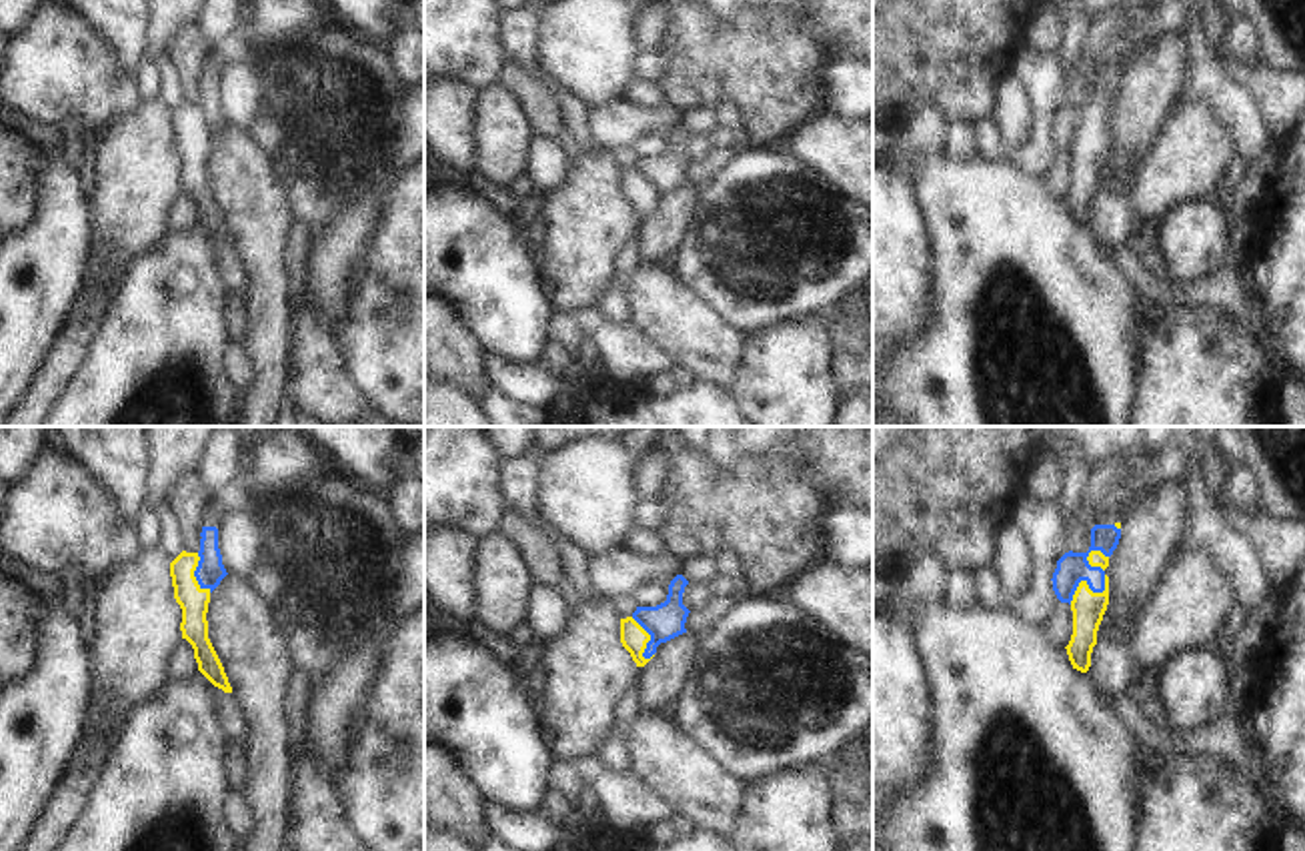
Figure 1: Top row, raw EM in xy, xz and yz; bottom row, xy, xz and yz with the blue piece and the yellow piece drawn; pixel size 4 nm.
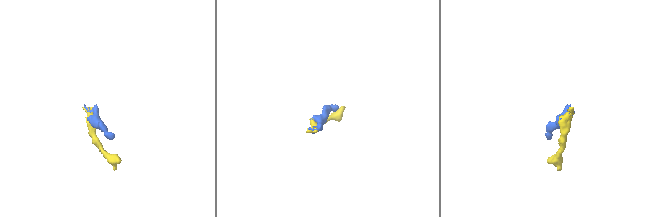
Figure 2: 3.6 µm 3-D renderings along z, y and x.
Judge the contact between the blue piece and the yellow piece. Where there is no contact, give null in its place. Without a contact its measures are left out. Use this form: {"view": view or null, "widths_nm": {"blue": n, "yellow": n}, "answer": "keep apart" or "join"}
{"view": "yz", "widths_nm": {"blue": 130, "yellow": 130}, "answer": "keep apart"}

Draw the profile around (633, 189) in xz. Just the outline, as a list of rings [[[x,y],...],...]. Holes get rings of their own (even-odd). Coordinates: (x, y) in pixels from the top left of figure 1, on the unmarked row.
[[[632,168],[620,170],[620,194],[636,218],[644,218],[650,212],[642,208],[648,192],[650,186]]]

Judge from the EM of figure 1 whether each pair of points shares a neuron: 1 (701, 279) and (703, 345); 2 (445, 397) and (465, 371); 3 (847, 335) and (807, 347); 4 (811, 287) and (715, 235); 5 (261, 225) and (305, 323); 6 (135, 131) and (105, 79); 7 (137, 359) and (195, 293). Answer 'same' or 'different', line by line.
1: different
2: different
3: different
4: same
5: different
6: different
7: same

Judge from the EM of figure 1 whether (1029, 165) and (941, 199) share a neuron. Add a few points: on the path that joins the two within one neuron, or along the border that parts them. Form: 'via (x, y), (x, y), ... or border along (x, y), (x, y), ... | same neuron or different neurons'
border along (1011, 159), (1025, 175), (1043, 181) | different neurons

